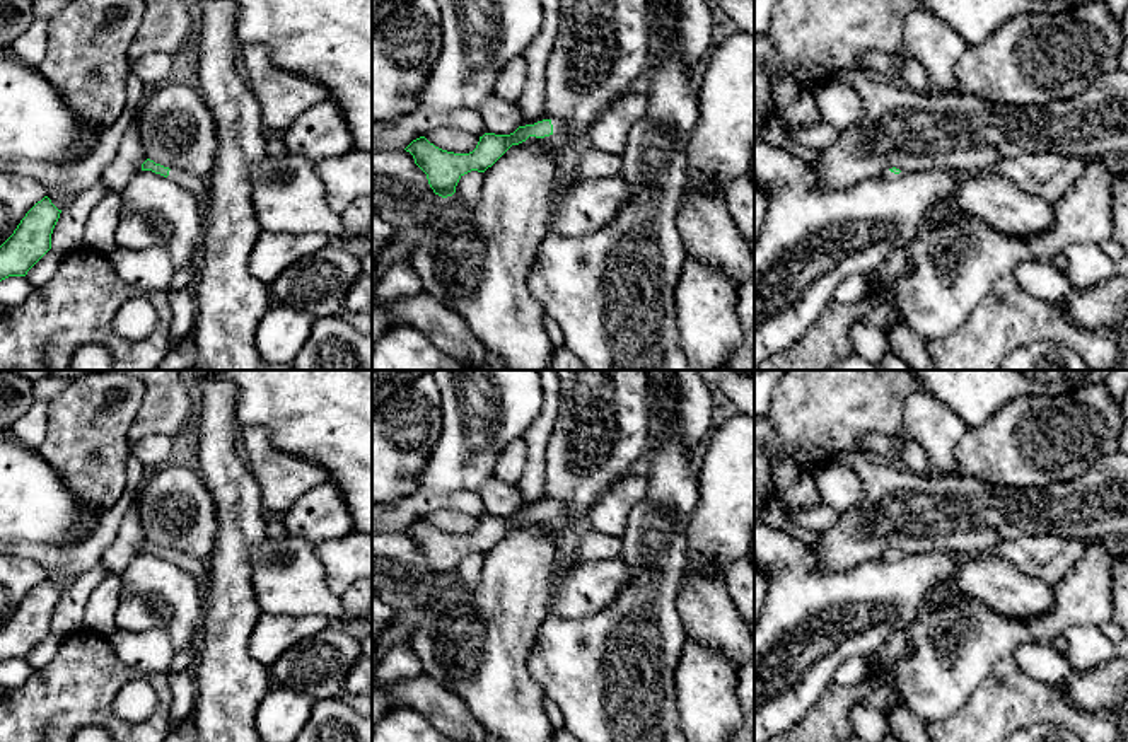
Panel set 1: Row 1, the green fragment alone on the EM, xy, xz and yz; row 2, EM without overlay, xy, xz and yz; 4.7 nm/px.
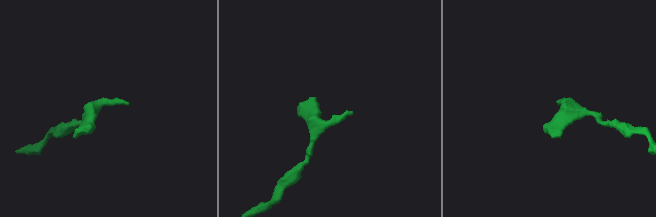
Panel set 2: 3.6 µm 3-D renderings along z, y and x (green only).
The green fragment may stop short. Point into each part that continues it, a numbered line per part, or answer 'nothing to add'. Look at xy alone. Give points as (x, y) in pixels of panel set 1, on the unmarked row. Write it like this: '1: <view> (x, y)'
1: xy (188, 563)

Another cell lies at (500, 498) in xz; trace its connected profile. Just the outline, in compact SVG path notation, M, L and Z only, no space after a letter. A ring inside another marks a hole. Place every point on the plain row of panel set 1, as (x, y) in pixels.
M490 479L478 490L488 515L510 517L520 508L520 493L517 484Z

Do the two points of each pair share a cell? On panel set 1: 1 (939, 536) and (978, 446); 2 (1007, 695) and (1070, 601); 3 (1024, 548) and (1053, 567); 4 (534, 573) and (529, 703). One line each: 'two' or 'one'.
1: two
2: two
3: one
4: one

